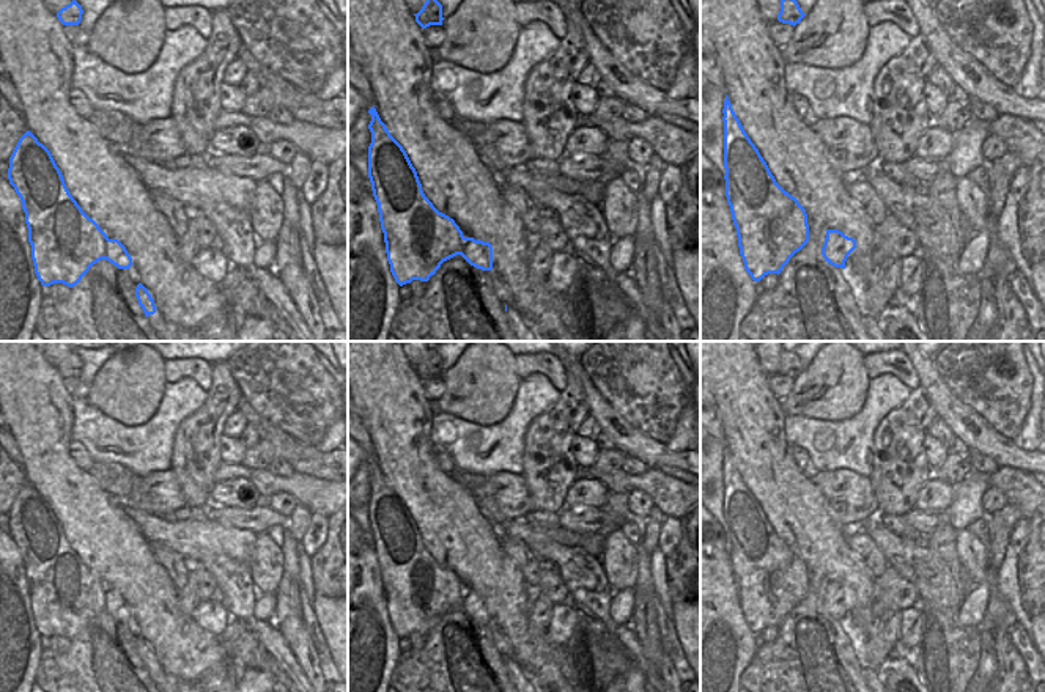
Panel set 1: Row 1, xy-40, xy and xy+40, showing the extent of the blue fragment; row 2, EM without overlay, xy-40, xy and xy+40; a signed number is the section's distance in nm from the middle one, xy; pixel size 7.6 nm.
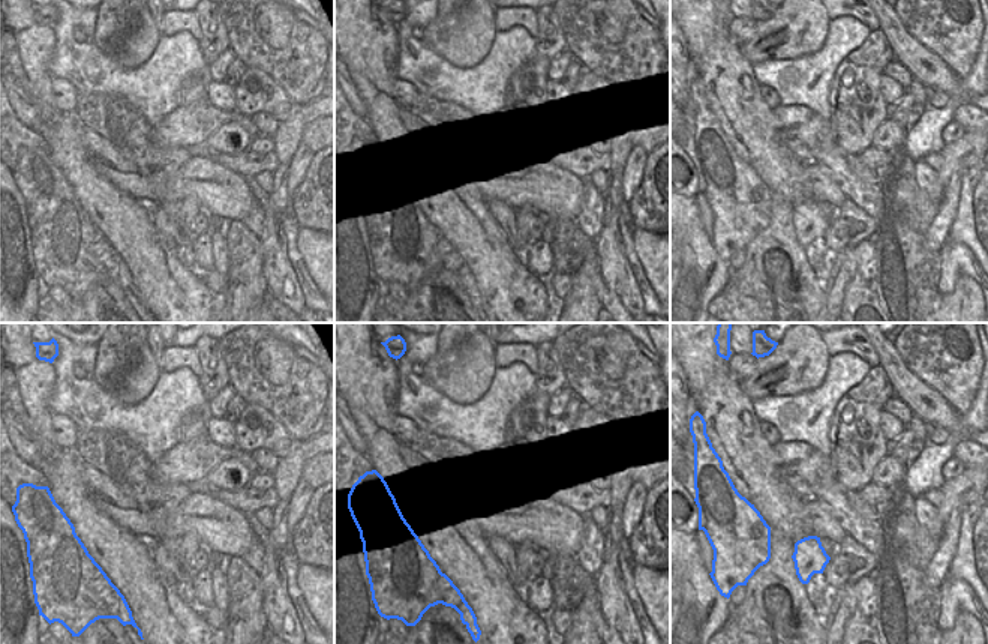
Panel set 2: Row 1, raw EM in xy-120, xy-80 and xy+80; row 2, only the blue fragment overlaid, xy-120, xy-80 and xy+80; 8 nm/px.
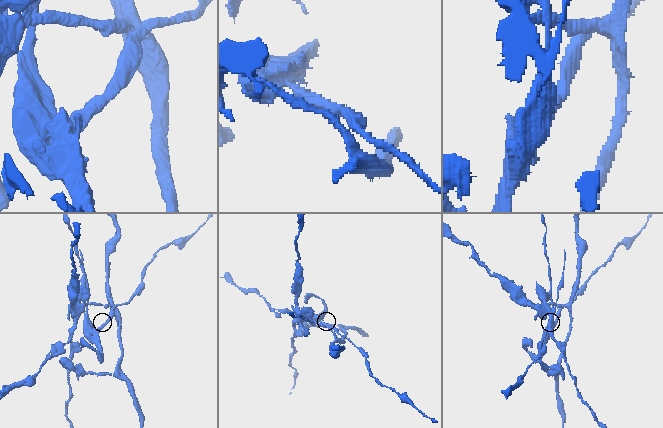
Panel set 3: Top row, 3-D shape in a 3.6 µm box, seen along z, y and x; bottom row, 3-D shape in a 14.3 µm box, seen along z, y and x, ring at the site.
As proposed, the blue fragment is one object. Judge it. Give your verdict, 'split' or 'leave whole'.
split

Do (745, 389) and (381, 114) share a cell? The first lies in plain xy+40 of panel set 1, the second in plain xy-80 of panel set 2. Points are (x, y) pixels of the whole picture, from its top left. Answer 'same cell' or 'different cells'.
same cell

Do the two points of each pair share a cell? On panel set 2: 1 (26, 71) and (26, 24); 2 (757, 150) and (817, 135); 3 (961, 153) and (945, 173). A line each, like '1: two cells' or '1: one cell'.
1: one cell
2: two cells
3: one cell

